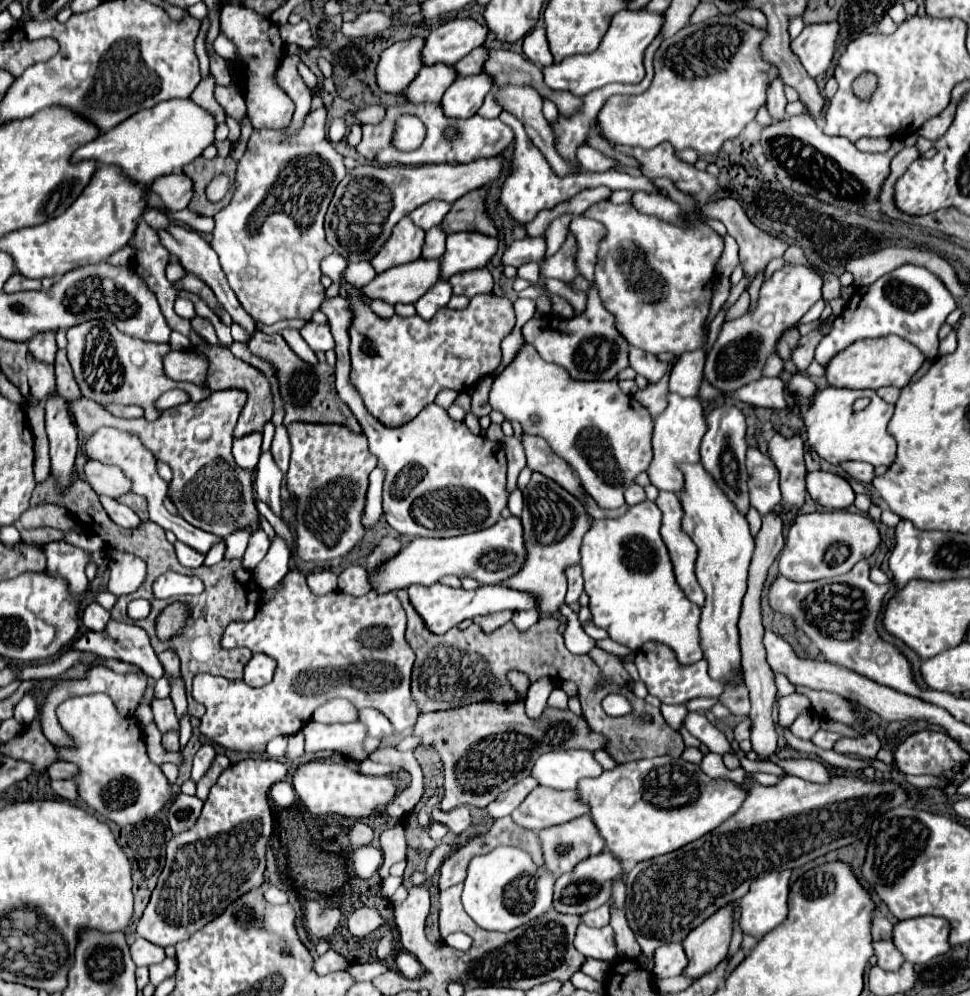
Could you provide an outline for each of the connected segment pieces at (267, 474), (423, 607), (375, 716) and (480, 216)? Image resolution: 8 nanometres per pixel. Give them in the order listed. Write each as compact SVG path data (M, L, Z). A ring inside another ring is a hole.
M263 453L257 467L259 467L259 473L257 473L257 497L261 501L265 501L277 517L281 517L283 509L281 509L279 489L281 489L283 475L281 475L279 467L275 465L271 453Z
M441 583L435 585L411 585L409 587L409 599L413 603L413 607L417 609L417 613L423 617L425 625L441 635L447 633L451 627L459 625L465 619L475 619L479 615L491 615L491 613L499 613L499 611L539 611L539 603L537 597L533 593L525 593L525 591L517 591L517 589L509 589L505 585L481 585L473 591L467 589L453 589L453 587L445 587Z
M361 709L359 711L359 721L367 725L371 737L385 737L393 733L393 727L385 715L381 715L377 709Z
M475 189L461 199L453 203L453 209L441 223L441 227L447 233L457 233L457 231L479 231L489 237L497 237L499 229L491 221L485 205L487 191L485 189Z

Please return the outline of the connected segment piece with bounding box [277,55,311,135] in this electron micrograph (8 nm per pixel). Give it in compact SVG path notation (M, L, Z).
M287 55L277 71L277 83L283 87L283 91L293 99L293 103L297 105L295 115L291 125L287 127L287 135L295 135L305 121L305 115L309 113L311 107L311 93L307 91L297 67L299 67L301 59L297 55Z

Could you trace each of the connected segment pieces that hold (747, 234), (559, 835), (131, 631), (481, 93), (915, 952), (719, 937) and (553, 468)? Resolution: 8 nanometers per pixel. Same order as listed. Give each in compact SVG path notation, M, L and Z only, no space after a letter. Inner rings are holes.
M723 197L723 199L717 199L717 201L709 201L709 203L705 203L705 205L699 205L697 209L699 209L701 215L717 217L719 221L725 223L727 233L729 233L731 237L735 237L735 241L739 243L739 259L741 259L741 263L743 263L743 267L745 267L745 275L749 275L749 279L753 279L755 273L757 273L759 269L763 269L773 257L781 257L781 255L787 251L787 247L789 247L783 239L773 237L773 235L761 231L759 227L755 227L755 225L751 223L751 219L747 217L747 211L743 209L743 205L741 205L737 199L733 199L733 197Z
M581 815L565 825L549 827L539 833L543 857L557 877L571 871L579 861L603 851L605 843L589 815Z
M109 621L109 625L101 631L101 633L93 633L93 631L85 631L73 645L71 649L75 651L89 651L89 653L95 653L99 657L109 657L109 659L119 659L119 661L125 661L125 663L131 663L131 665L137 665L139 669L143 669L149 677L153 677L155 681L161 679L165 675L151 643L149 643L149 637L147 633L137 627L137 625L129 625L129 623L123 623L123 621Z
M477 73L473 77L459 77L443 95L441 105L447 117L467 119L479 111L485 95L493 89L493 77L489 73Z
M915 917L899 921L893 929L893 943L913 965L925 965L933 957L947 953L949 921L941 917Z
M735 901L733 905L725 905L725 909L713 913L713 917L705 919L697 929L693 929L685 937L683 949L689 957L689 965L683 971L683 975L699 977L715 969L715 965L719 965L725 959L733 937L735 909L737 909Z
M523 433L521 445L523 445L525 453L527 453L527 465L533 471L539 471L539 473L547 475L549 479L557 481L561 487L565 487L575 497L581 495L579 477L573 473L573 469L561 457L557 457L551 451L551 447L541 437L533 437L533 435Z

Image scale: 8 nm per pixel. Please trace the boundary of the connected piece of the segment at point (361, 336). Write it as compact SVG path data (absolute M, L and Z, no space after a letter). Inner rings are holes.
M359 293L345 299L353 309L353 325L349 325L351 381L361 393L367 411L387 427L417 417L441 389L465 391L481 377L491 375L501 363L499 345L515 325L513 303L493 293L473 297L463 311L443 307L429 321L419 315L381 319Z

